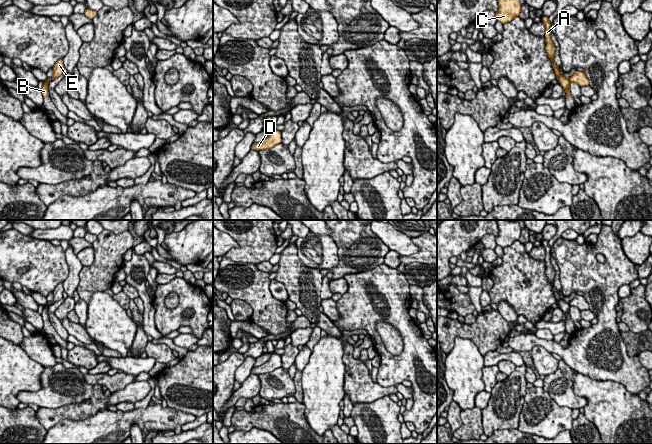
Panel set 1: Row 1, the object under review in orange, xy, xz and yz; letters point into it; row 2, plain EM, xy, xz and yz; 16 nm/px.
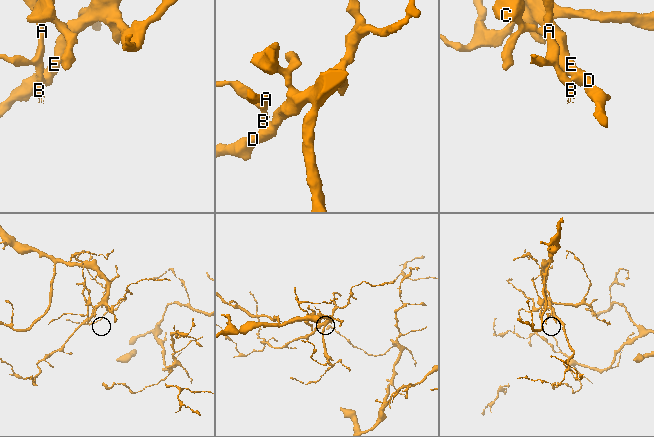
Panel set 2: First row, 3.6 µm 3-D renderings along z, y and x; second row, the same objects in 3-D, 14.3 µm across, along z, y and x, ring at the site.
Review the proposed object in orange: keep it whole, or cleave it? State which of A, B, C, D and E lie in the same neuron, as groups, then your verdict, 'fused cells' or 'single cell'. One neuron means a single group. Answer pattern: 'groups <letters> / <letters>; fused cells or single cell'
groups A B C D E; single cell

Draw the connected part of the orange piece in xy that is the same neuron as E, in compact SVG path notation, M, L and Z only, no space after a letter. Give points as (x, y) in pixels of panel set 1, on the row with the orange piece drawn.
M60 59L53 66L53 78L52 79L47 78L47 80L44 81L44 83L43 83L43 86L42 86L42 89L41 89L43 98L44 97L49 97L49 93L48 93L48 83L51 80L54 80L54 79L58 78L60 75L62 75L63 68L64 68L63 60Z

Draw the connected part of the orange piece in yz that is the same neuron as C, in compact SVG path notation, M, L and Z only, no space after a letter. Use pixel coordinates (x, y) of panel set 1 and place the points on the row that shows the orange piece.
M497 0L499 10L495 13L497 21L505 24L510 22L515 17L518 17L521 12L521 4L519 0Z

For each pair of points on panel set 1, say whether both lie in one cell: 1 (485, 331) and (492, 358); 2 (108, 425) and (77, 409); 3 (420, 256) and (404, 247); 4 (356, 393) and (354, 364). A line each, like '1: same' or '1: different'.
1: different
2: different
3: different
4: same

